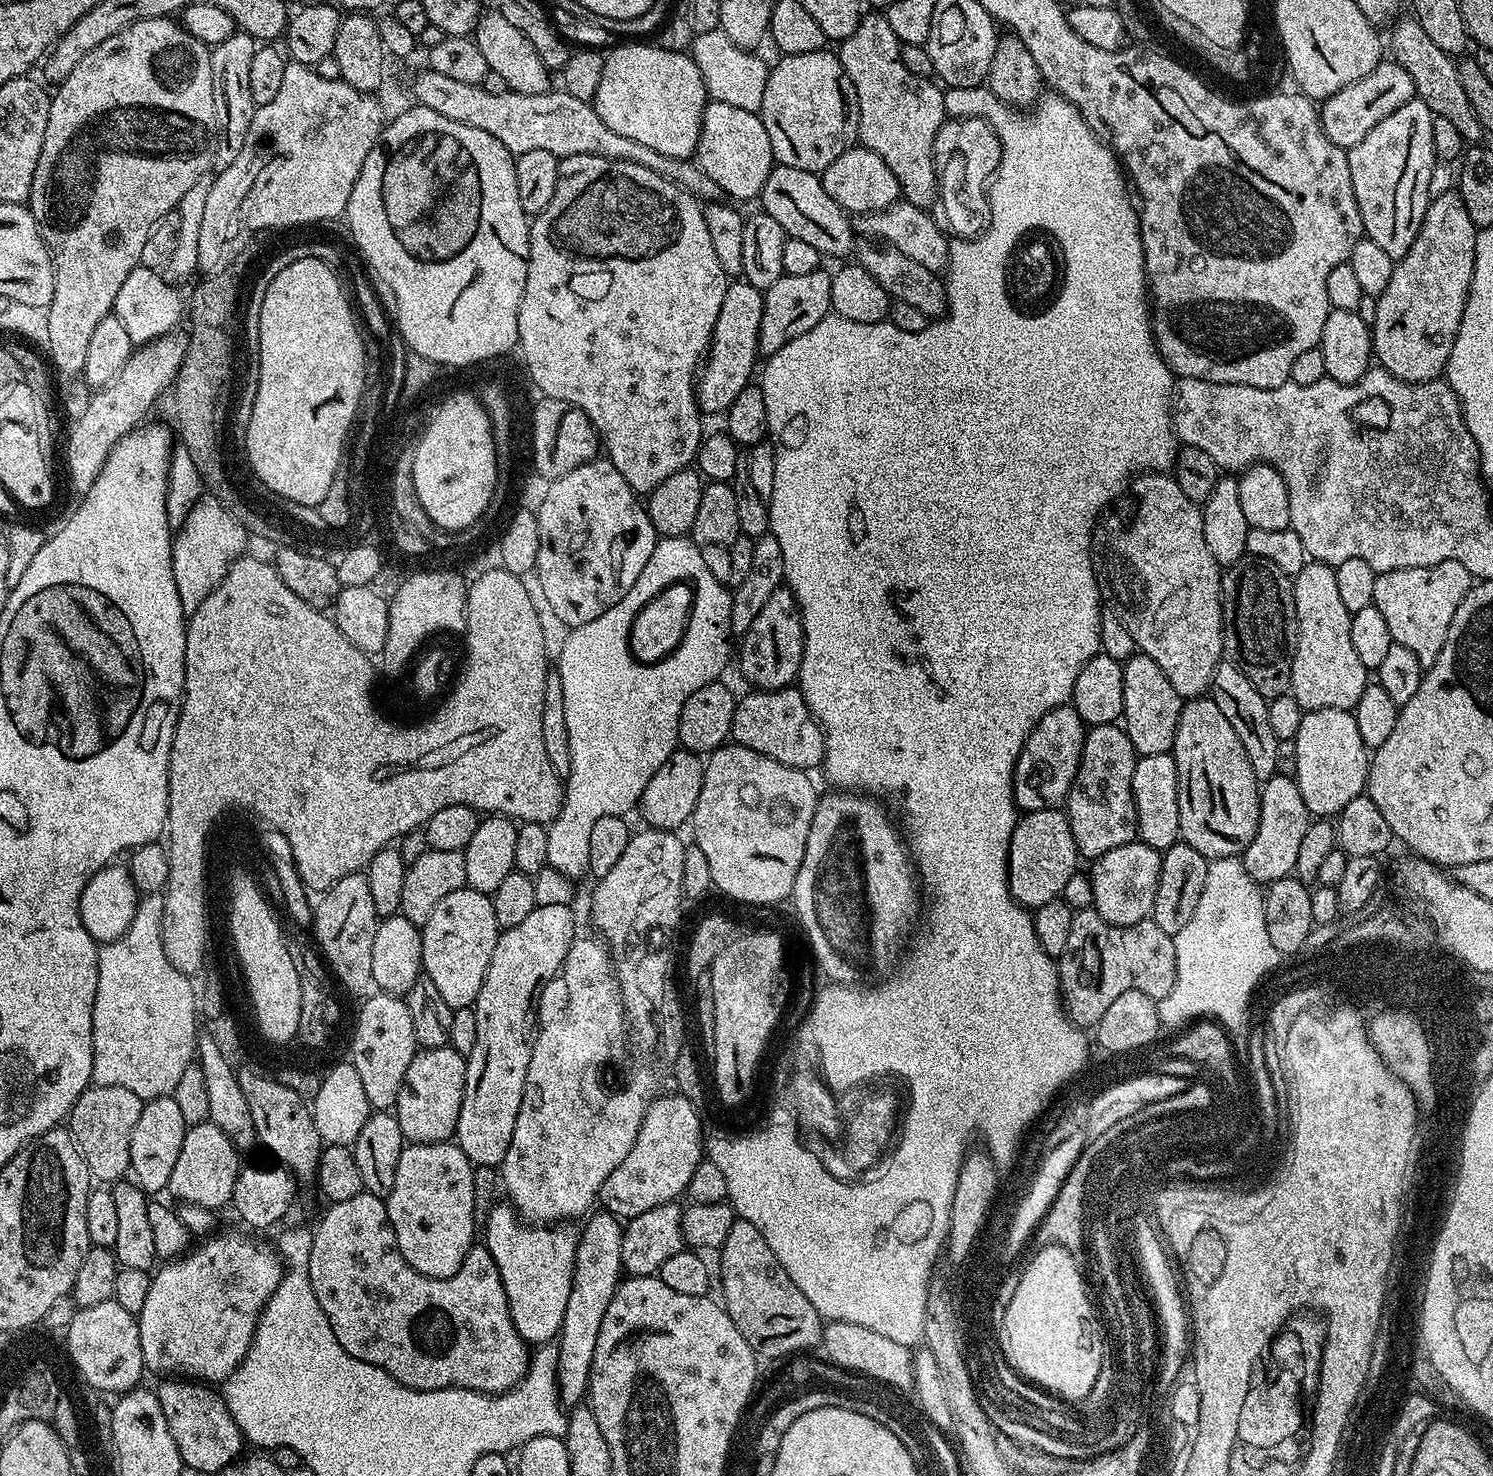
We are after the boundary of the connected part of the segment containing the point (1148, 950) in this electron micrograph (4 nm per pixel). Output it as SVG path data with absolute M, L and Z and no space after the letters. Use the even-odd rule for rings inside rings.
M1095 907L1084 908L1075 913L1070 926L1070 938L1066 942L1066 950L1058 958L1060 974L1060 995L1069 1020L1081 1030L1095 1029L1096 1023L1106 1014L1106 1010L1126 990L1138 990L1152 1000L1159 1002L1174 990L1176 981L1176 941L1166 930L1158 930L1151 918L1131 924L1118 926L1106 922L1096 913Z

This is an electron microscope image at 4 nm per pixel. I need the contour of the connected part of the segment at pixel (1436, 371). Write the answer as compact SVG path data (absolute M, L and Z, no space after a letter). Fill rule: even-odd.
M1459 191L1444 192L1440 197L1429 199L1428 209L1422 218L1422 226L1418 230L1418 234L1414 238L1414 242L1410 246L1410 250L1406 250L1406 254L1401 260L1396 261L1396 269L1394 274L1390 274L1390 282L1386 282L1386 290L1383 294L1375 297L1376 313L1370 316L1370 327L1372 330L1372 354L1375 363L1379 367L1384 368L1390 374L1394 374L1394 378L1405 380L1408 384L1421 384L1427 380L1439 380L1445 375L1448 359L1450 358L1450 350L1454 350L1454 338L1458 334L1458 326L1462 322L1462 314L1466 306L1466 298L1470 290L1470 282L1474 274L1474 254L1476 253L1476 233L1477 229L1474 222L1470 222L1470 214L1466 211L1466 202L1462 202Z

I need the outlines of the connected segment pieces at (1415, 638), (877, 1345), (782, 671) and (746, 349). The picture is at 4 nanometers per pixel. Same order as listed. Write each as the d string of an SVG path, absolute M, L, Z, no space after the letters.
M1447 560L1434 566L1418 566L1379 573L1374 582L1372 604L1382 613L1382 619L1390 630L1393 644L1406 646L1420 667L1428 667L1442 654L1442 642L1450 634L1450 622L1454 622L1454 610L1462 606L1462 598L1472 588L1474 577L1462 562Z
M834 1320L825 1323L822 1328L822 1349L827 1359L846 1371L862 1376L869 1376L881 1385L893 1384L896 1388L911 1389L914 1384L912 1374L913 1353L909 1345L899 1344L886 1334L874 1334L874 1330L866 1330L866 1326L858 1326L854 1322Z
M781 586L770 594L766 606L762 606L758 618L750 622L750 630L746 630L740 644L740 672L749 680L751 687L756 690L767 690L769 688L789 687L800 675L800 663L804 653L804 631L802 630L802 618L800 607L796 604L796 596L791 587Z
M743 278L733 279L729 283L722 310L718 314L718 322L714 322L712 343L708 346L706 359L698 372L696 405L701 413L727 413L734 398L738 398L738 394L742 394L742 390L746 390L753 383L754 373L758 368L763 309L764 292L761 289Z

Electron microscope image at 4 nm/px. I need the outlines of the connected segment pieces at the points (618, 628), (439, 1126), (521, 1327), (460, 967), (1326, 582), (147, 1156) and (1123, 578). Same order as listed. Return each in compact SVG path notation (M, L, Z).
M706 570L704 586L700 586L702 590L695 590L699 593L696 596L696 601L694 601L696 603L696 614L690 619L689 625L692 627L692 632L686 633L688 640L684 640L684 648L680 648L680 652L676 652L676 656L672 656L672 660L668 660L668 664L660 664L660 668L640 668L640 664L632 664L632 660L628 660L628 652L624 652L624 648L628 648L628 624L632 624L632 616L636 616L636 612L640 612L640 604L644 604L644 600L648 600L648 596L652 596L652 592L656 592L656 588L662 588L656 582L656 578L650 578L646 574L638 574L634 586L630 586L630 590L626 590L626 594L618 603L607 608L602 614L598 614L598 618L594 618L594 622L586 622L582 626L571 629L567 633L569 636L565 638L564 645L560 648L558 671L562 682L562 698L566 706L566 734L570 734L570 770L566 777L564 805L560 808L560 813L552 819L552 823L547 825L546 854L548 855L548 867L560 872L567 878L575 878L574 876L585 875L588 872L590 826L594 826L594 822L598 822L598 818L606 818L607 816L627 817L629 815L628 811L631 808L633 811L639 805L642 794L646 790L650 778L654 778L658 766L662 766L662 762L669 760L673 752L677 751L680 744L678 722L682 714L682 706L686 706L686 698L690 698L690 694L694 694L694 690L702 690L702 686L717 683L718 676L716 676L716 672L723 670L724 659L728 656L728 640L730 641L732 636L732 627L730 626L732 592L725 585L719 584L714 578L714 574L710 574L710 570Z
M451 1046L420 1048L417 1051L406 1070L402 1090L398 1090L394 1109L405 1141L413 1144L443 1144L455 1137L466 1086L467 1065L467 1059Z
M497 1202L490 1210L488 1223L482 1228L482 1243L490 1250L498 1266L498 1274L502 1278L502 1286L506 1290L506 1298L510 1306L512 1324L525 1344L539 1346L555 1341L559 1337L562 1314L566 1314L566 1302L570 1302L576 1265L576 1247L579 1241L580 1232L575 1223L557 1222L547 1226L537 1226L525 1222L520 1213L508 1202Z
M465 886L454 890L454 894L449 894L447 898L442 898L434 914L430 914L430 922L422 926L420 937L424 959L423 975L434 982L446 1006L455 1010L475 1005L500 934L501 929L494 918L494 906L489 893Z
M1306 562L1300 573L1293 579L1292 597L1296 611L1296 649L1292 655L1290 694L1305 712L1327 708L1355 709L1358 698L1362 698L1362 690L1366 690L1370 682L1370 669L1362 666L1357 652L1354 651L1354 642L1350 638L1352 613L1346 610L1346 605L1342 602L1335 567L1319 562Z
M175 1095L159 1096L145 1103L142 1114L138 1114L134 1134L130 1134L130 1162L132 1163L130 1172L135 1183L140 1185L144 1193L163 1193L167 1189L170 1174L178 1163L178 1154L182 1154L182 1138L185 1131L182 1110L178 1110Z
M1146 472L1137 475L1130 485L1131 495L1136 495L1136 509L1132 512L1132 521L1129 524L1104 524L1097 527L1092 538L1092 565L1096 575L1096 584L1100 588L1100 595L1106 601L1107 607L1115 612L1117 618L1130 630L1134 637L1137 649L1143 655L1154 658L1158 666L1162 666L1162 674L1170 678L1170 686L1178 690L1182 698L1195 698L1205 695L1211 689L1214 670L1226 652L1226 641L1224 639L1224 610L1222 597L1220 595L1220 582L1222 579L1222 568L1214 562L1214 554L1206 547L1206 534L1202 534L1202 518L1204 513L1201 505L1190 502L1186 494L1182 494L1182 486L1178 486L1175 475L1163 472Z

